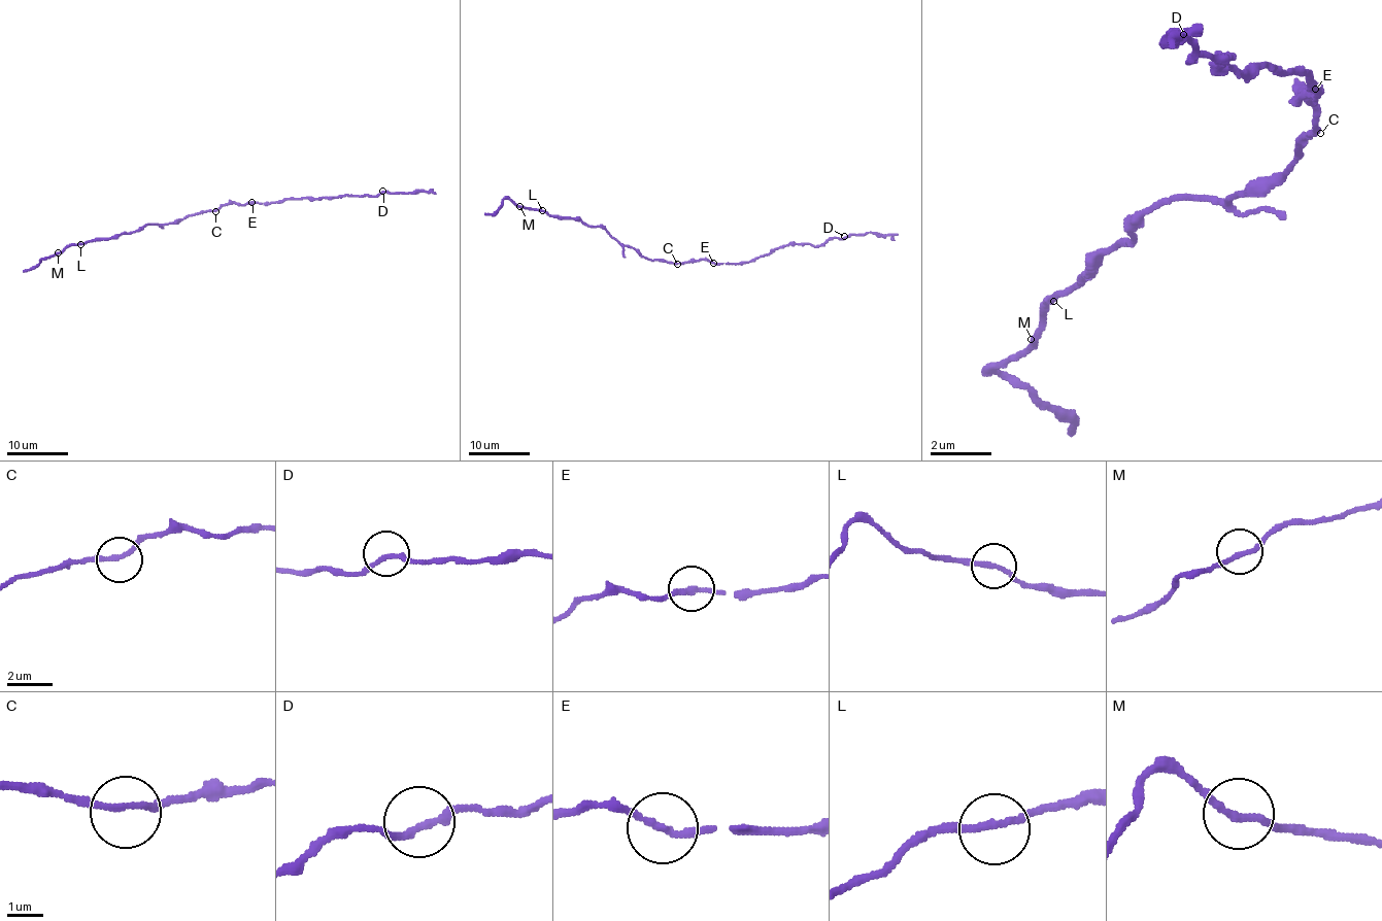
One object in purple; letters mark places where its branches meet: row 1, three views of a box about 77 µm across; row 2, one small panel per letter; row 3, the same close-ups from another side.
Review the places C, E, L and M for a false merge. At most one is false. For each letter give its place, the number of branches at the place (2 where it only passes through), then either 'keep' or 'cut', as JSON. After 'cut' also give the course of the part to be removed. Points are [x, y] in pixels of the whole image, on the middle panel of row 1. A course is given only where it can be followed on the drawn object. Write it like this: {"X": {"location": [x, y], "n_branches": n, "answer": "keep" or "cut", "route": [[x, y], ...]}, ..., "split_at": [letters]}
{"C": {"location": [677, 264], "n_branches": 2, "answer": "keep"}, "E": {"location": [713, 263], "n_branches": 2, "answer": "keep"}, "L": {"location": [542, 210], "n_branches": 2, "answer": "keep"}, "M": {"location": [519, 206], "n_branches": 2, "answer": "keep"}, "split_at": []}

